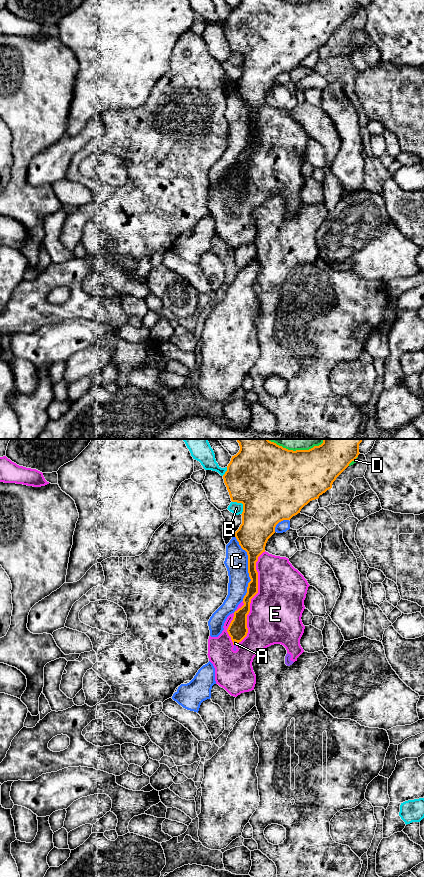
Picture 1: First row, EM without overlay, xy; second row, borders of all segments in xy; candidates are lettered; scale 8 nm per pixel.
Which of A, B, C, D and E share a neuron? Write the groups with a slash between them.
A E / B / C / D

